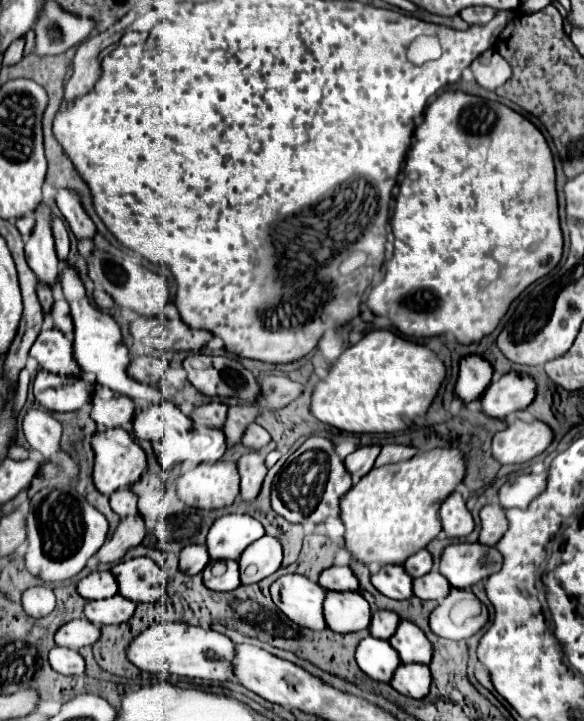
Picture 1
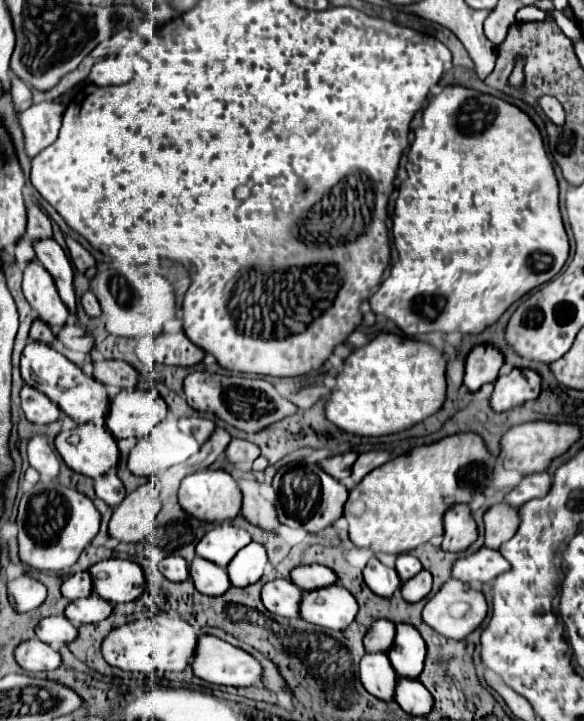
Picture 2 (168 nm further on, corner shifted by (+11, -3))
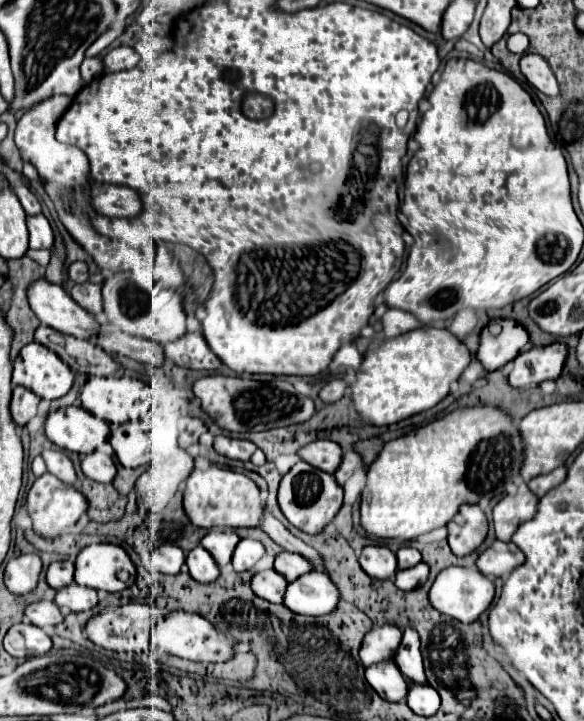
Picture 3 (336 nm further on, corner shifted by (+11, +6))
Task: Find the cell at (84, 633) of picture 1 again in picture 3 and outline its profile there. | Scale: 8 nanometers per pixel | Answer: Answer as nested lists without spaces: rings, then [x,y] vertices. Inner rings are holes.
[[[39,600],[39,602],[31,602],[27,608],[25,608],[25,616],[29,618],[31,624],[39,626],[39,628],[53,628],[61,622],[63,614],[61,610],[57,608],[55,602],[47,602],[47,600]]]

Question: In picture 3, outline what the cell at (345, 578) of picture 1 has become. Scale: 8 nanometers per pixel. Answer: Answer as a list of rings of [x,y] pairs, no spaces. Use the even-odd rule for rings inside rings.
[[[281,552],[275,556],[275,562],[273,562],[273,568],[285,576],[287,582],[293,582],[297,580],[299,576],[307,574],[311,570],[311,564],[309,560],[305,560],[303,556],[299,554],[293,554],[293,552]]]

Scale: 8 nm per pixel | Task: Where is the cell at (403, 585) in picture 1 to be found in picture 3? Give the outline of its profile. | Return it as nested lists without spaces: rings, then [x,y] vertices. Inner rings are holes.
[[[365,546],[359,564],[371,578],[393,578],[397,574],[397,558],[385,546]]]

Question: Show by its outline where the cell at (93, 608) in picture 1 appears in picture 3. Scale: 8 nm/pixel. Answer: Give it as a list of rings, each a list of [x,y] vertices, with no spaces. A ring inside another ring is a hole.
[[[71,582],[69,586],[57,590],[57,596],[55,596],[55,604],[61,610],[67,610],[67,612],[91,610],[97,602],[99,602],[99,598],[97,598],[97,592],[93,588],[79,586],[75,582]]]

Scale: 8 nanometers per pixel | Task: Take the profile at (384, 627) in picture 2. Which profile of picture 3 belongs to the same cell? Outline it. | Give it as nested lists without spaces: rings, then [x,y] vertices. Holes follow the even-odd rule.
[[[375,626],[361,644],[359,658],[365,668],[393,660],[397,654],[397,646],[401,644],[401,630],[397,626]]]

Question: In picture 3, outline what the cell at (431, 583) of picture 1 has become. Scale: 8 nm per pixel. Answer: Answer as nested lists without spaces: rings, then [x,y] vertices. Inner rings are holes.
[[[419,562],[417,566],[407,568],[407,570],[397,570],[395,586],[399,590],[415,590],[417,586],[425,584],[427,574],[429,574],[429,566],[425,562]]]

